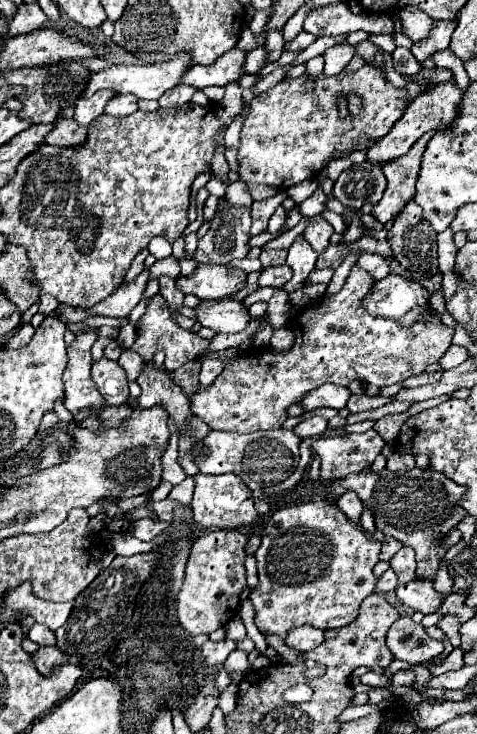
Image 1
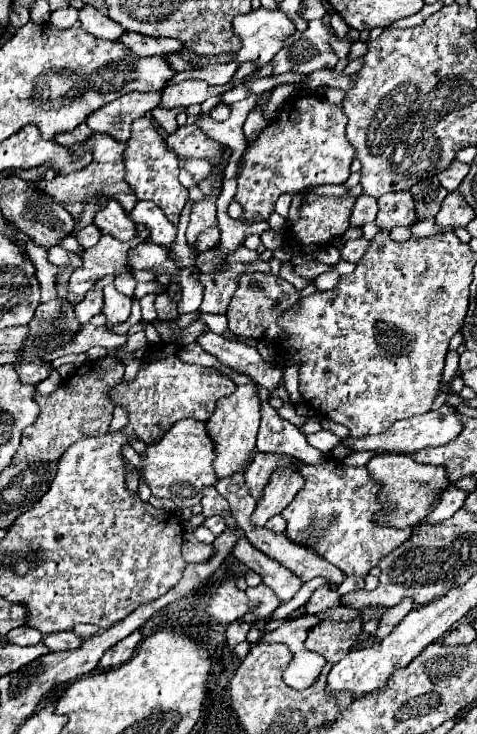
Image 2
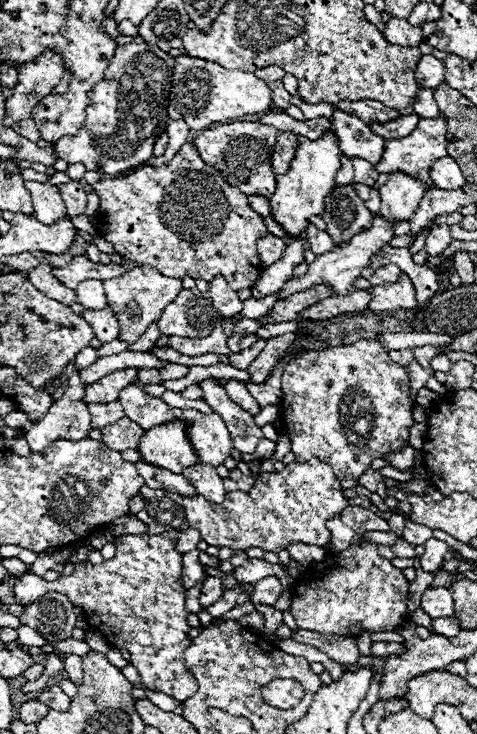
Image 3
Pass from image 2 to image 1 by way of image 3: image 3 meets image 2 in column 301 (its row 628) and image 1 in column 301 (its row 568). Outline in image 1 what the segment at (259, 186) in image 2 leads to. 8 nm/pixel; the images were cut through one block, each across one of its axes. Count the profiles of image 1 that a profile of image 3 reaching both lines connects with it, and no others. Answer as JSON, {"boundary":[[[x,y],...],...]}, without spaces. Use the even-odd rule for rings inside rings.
{"boundary":[[[366,64],[358,68],[356,72],[340,72],[336,76],[326,76],[320,74],[316,78],[310,76],[300,76],[300,78],[290,78],[282,80],[276,84],[272,90],[256,96],[252,102],[246,104],[244,110],[248,110],[248,116],[244,120],[244,128],[240,134],[240,148],[238,148],[238,164],[240,164],[240,178],[244,182],[252,184],[268,184],[276,186],[280,190],[286,190],[298,182],[316,178],[320,170],[330,162],[332,158],[342,158],[348,152],[356,150],[368,150],[370,144],[362,144],[360,138],[364,136],[370,142],[376,142],[378,138],[384,138],[394,122],[402,118],[406,106],[410,104],[410,92],[406,88],[396,88],[390,84],[380,70],[374,66]],[[350,94],[356,94],[362,98],[362,112],[358,116],[348,114],[346,118],[340,116],[340,102],[348,100]]]}

